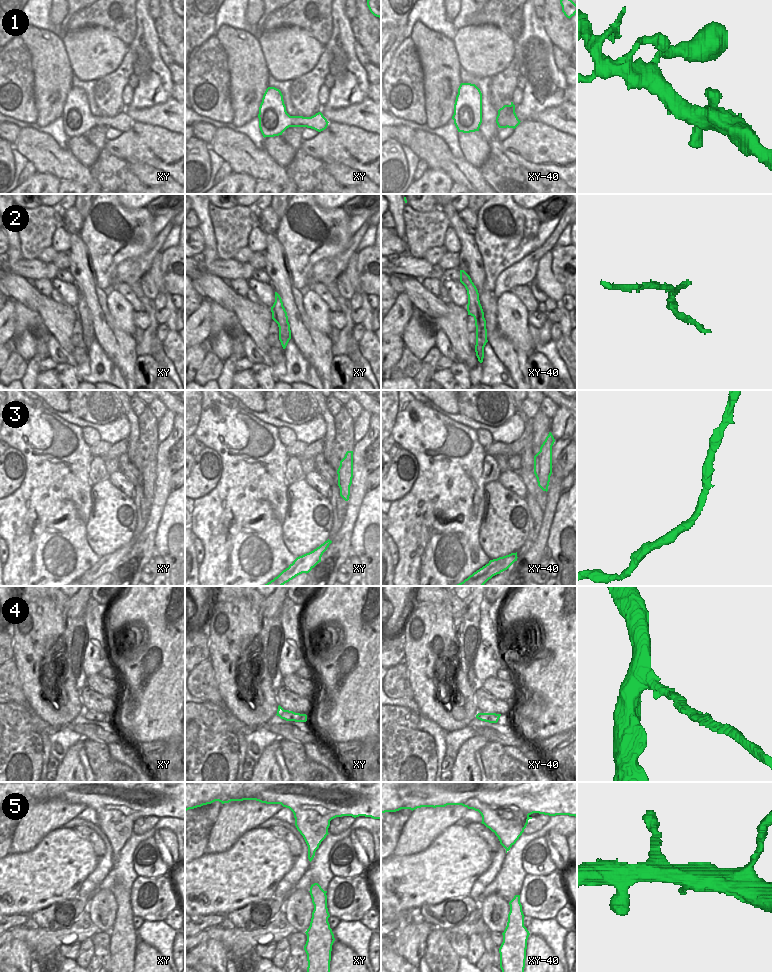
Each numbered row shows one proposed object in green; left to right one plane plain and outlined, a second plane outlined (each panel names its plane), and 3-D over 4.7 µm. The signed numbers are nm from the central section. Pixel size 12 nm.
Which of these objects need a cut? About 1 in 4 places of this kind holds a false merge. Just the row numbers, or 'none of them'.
2, 5

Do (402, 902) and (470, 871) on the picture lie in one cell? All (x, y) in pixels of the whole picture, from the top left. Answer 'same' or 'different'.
same

